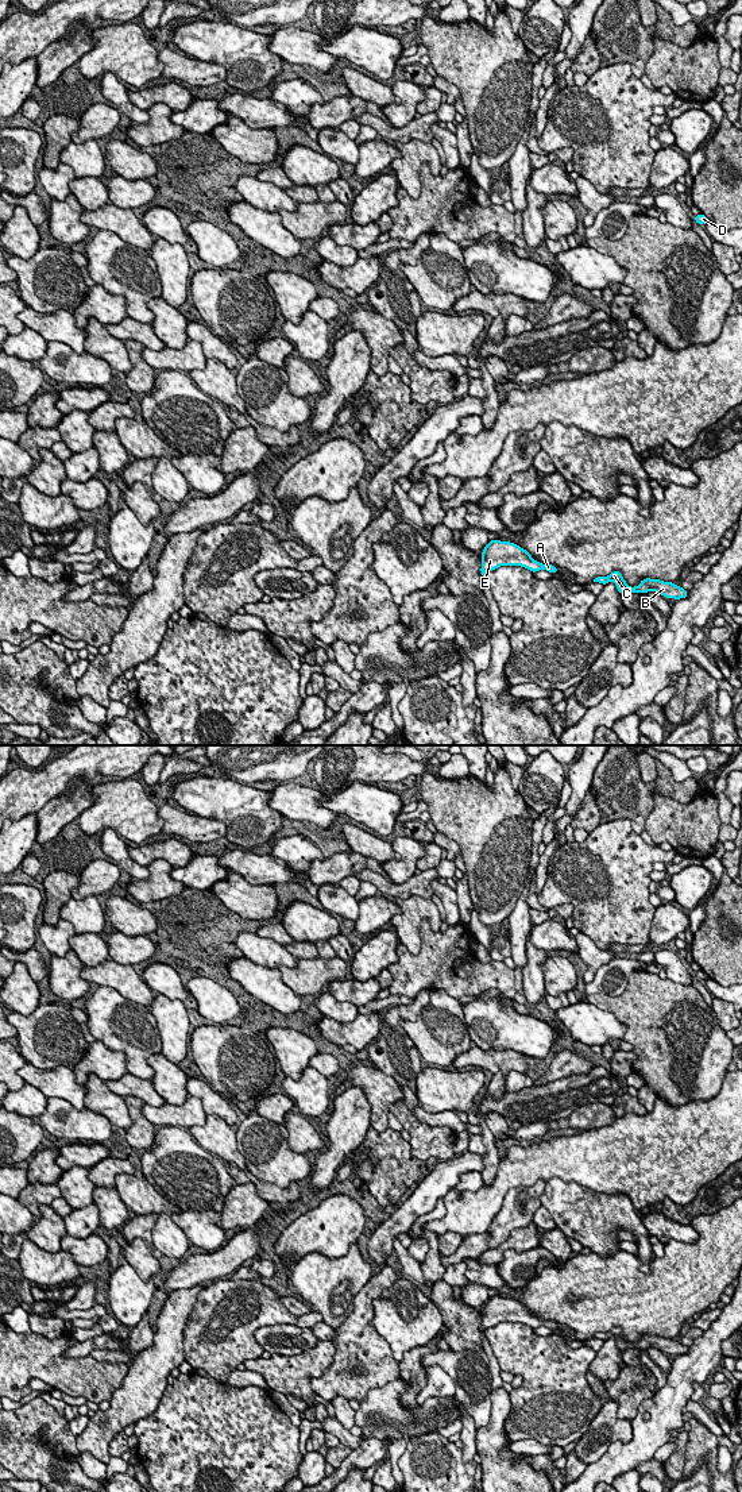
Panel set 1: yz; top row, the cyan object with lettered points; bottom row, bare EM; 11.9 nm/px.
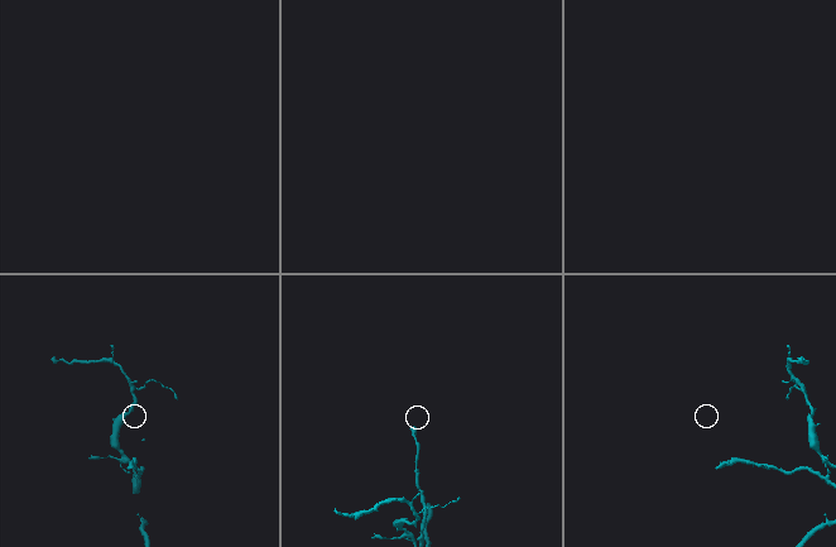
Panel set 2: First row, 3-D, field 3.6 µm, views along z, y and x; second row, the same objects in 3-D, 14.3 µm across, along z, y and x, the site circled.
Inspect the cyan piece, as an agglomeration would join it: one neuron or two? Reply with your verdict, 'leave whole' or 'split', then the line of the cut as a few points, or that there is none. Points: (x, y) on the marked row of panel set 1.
leave whole; no cut

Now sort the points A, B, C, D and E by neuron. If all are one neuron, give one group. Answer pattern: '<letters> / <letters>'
A B C D E

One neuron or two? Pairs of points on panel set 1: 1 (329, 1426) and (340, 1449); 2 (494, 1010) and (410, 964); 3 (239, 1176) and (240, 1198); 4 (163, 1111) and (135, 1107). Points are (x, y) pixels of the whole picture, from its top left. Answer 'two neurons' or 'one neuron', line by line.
1: two neurons
2: two neurons
3: two neurons
4: two neurons

